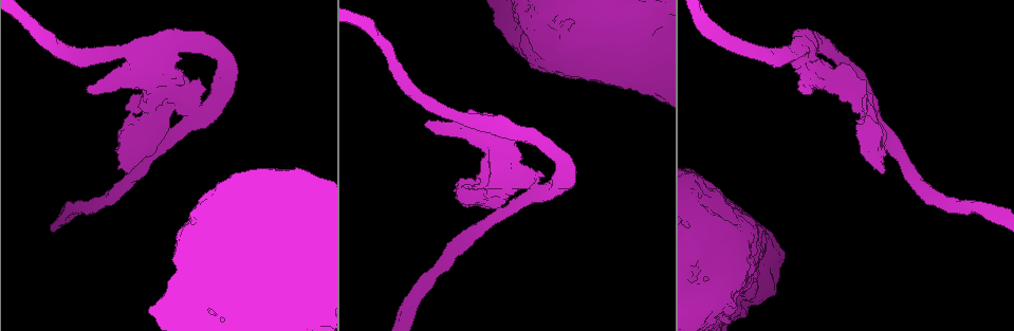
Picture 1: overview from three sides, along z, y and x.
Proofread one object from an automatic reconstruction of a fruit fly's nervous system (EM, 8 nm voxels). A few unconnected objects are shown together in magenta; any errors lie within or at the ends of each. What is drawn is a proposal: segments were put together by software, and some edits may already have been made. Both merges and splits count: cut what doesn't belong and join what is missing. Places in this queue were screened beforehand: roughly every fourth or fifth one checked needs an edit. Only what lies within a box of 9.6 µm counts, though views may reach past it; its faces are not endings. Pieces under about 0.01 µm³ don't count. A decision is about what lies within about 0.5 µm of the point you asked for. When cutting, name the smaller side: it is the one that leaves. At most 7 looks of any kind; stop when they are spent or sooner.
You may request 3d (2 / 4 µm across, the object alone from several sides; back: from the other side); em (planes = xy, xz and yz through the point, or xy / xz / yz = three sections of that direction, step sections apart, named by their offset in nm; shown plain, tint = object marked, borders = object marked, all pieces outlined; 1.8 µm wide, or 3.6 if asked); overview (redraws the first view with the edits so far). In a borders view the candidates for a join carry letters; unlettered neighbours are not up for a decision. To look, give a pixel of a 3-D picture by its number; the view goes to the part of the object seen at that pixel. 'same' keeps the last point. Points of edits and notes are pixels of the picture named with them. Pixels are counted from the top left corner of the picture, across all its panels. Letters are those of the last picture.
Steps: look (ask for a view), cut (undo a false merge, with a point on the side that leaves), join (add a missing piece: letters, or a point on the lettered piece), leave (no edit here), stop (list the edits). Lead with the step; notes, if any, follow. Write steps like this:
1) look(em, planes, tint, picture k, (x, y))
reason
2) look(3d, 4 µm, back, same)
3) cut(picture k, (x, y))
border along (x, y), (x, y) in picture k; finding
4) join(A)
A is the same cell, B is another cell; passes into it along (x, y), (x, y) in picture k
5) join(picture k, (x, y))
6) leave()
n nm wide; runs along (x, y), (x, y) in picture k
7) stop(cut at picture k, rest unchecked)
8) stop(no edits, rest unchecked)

look(3d, 2 µm, back, picture 1, (87, 91))
an open end

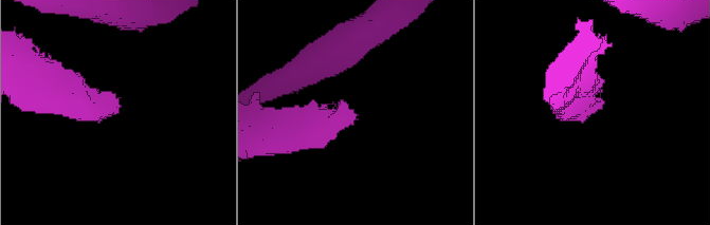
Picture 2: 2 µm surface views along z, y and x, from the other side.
look(em, xz, step 16, tint, picture 2, (594, 109))

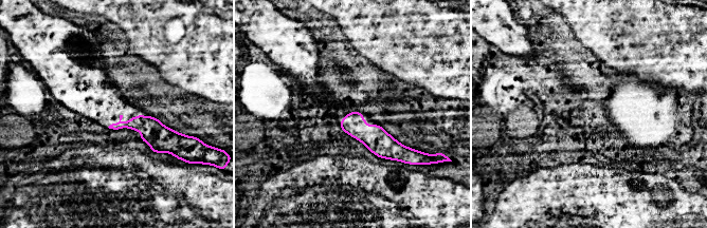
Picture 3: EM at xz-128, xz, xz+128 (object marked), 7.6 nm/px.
look(em, planes, borders, same)
another direction

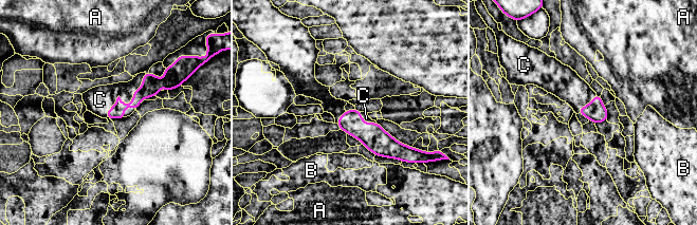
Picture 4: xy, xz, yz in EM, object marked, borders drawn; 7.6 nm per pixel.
join(C)
C is the same cell, A and B are other cells; passes into it along (150, 87), (128, 104), (99, 99) in picture 4; the neuron continues

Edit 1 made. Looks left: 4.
look(em, yz, step 4, tint, picture 1, (522, 159))
thick end

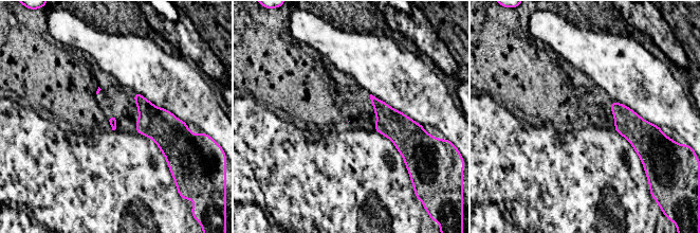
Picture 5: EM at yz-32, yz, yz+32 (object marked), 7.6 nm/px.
look(em, planes, borders, same)

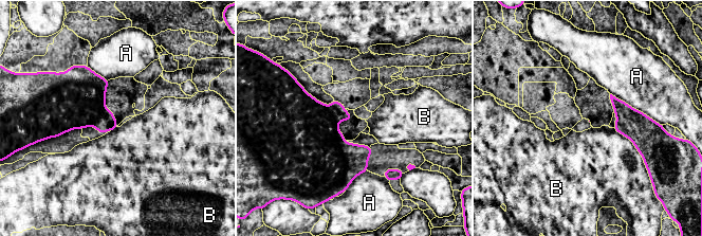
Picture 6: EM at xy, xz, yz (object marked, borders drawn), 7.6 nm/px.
leave()
A and B are other cells; no lettered piece goes on from it

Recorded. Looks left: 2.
stop(join at picture 4, rest unchecked)

